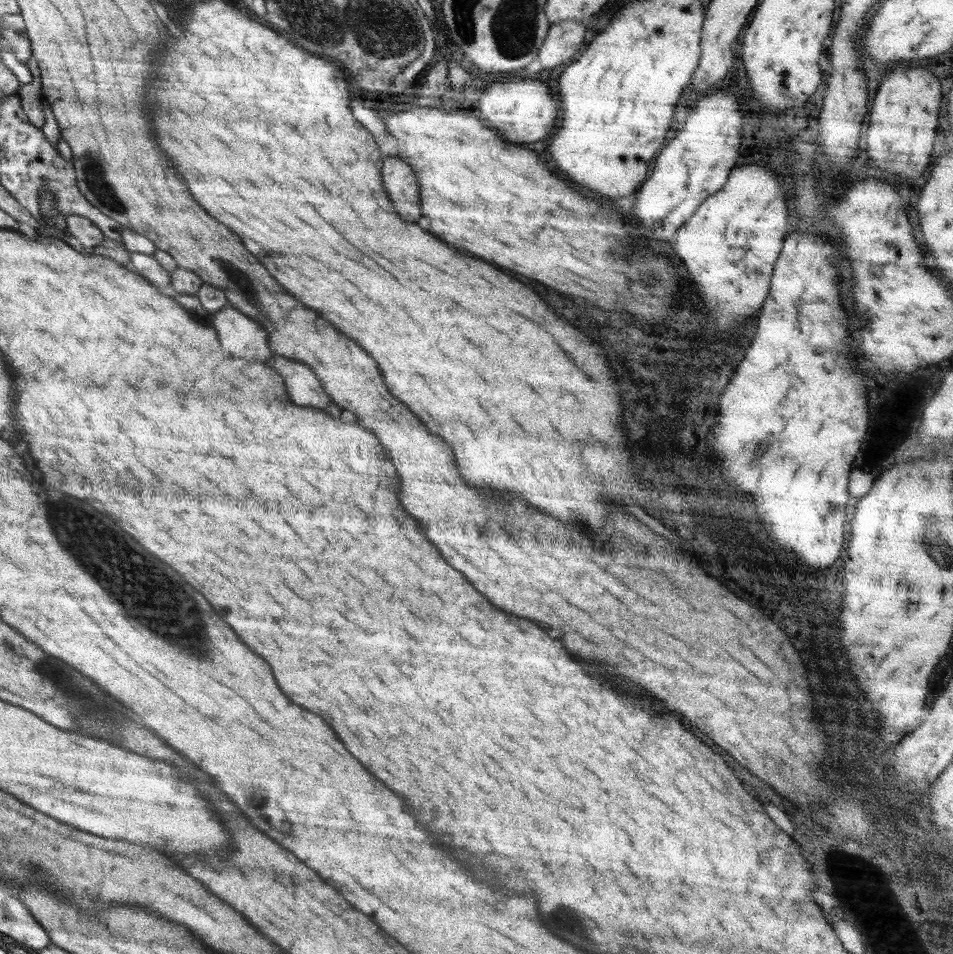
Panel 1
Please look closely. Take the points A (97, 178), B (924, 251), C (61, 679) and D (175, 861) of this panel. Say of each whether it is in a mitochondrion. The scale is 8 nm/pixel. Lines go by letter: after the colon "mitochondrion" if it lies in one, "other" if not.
A: mitochondrion
B: other
C: mitochondrion
D: other

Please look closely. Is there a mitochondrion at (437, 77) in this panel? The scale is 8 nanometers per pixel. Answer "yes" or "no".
no

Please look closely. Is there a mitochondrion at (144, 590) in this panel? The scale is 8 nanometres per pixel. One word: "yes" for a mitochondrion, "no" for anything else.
yes

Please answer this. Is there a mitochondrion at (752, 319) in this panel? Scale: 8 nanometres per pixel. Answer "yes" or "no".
no

